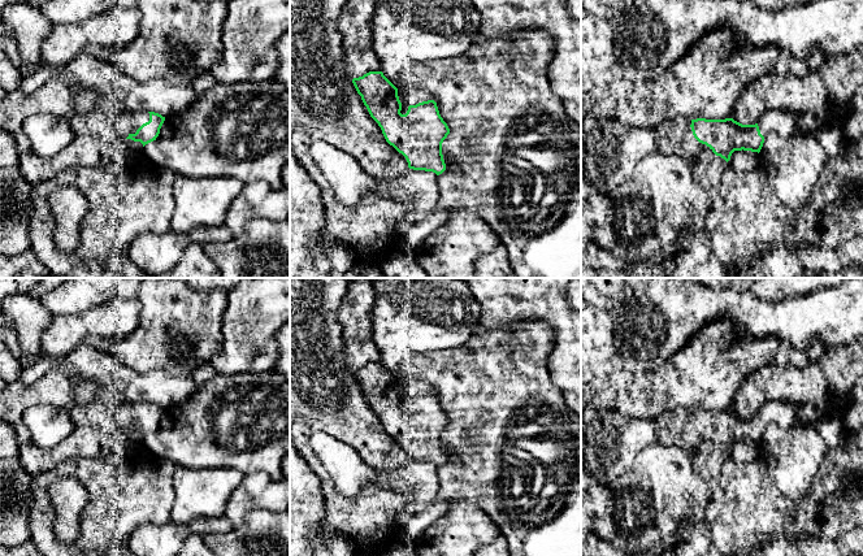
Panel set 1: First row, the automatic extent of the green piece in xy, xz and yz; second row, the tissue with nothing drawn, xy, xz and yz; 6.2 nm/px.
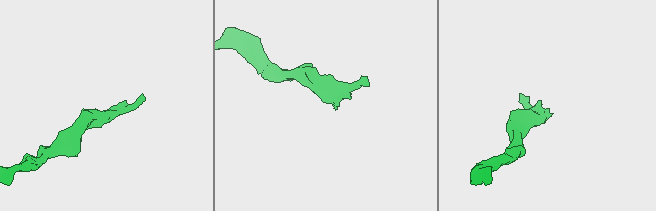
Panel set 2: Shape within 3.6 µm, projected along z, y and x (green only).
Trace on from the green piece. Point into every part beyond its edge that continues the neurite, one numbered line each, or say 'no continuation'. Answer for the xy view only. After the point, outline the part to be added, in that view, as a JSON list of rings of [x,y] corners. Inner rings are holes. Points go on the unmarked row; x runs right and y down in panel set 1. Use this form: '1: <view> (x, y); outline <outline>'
1: xy (128, 415); outline [[[148,403],[121,404],[117,408],[117,427],[127,429],[130,425],[135,425],[136,421],[148,412]]]

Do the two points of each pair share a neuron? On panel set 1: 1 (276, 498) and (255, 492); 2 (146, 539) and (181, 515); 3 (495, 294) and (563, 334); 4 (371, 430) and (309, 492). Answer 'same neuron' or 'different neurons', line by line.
1: same neuron
2: different neurons
3: same neuron
4: different neurons

